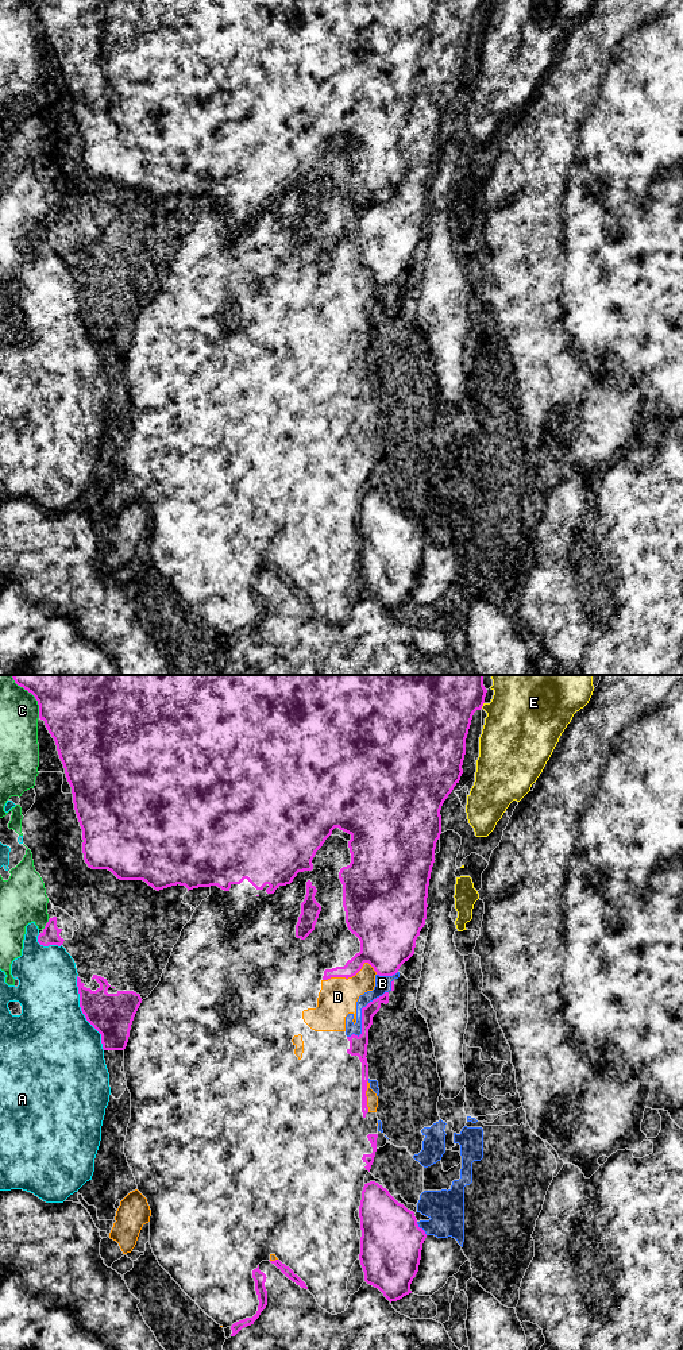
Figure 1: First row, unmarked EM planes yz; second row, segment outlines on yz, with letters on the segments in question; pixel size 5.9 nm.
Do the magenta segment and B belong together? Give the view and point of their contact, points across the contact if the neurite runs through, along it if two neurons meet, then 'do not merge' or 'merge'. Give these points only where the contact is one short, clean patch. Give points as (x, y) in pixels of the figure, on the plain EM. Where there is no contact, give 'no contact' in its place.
meets magenta in yz at (362, 324); merge

